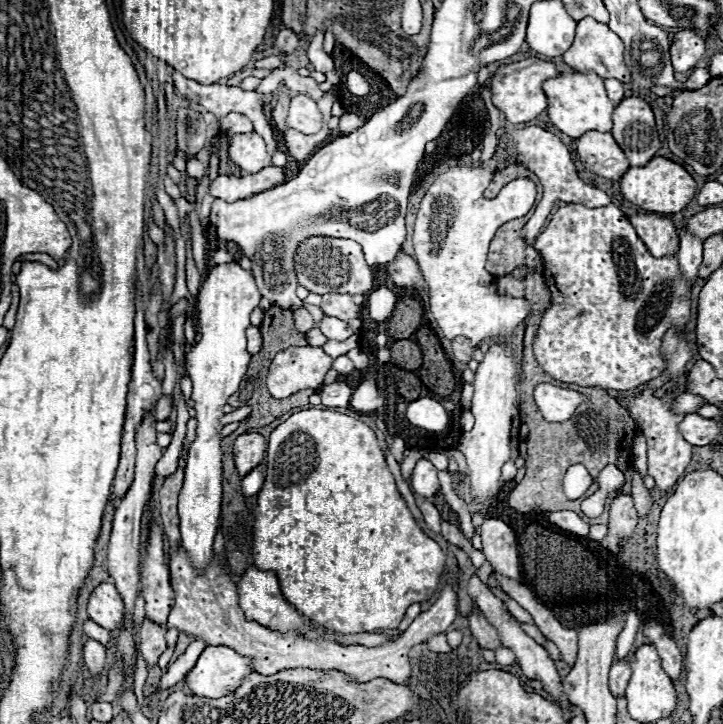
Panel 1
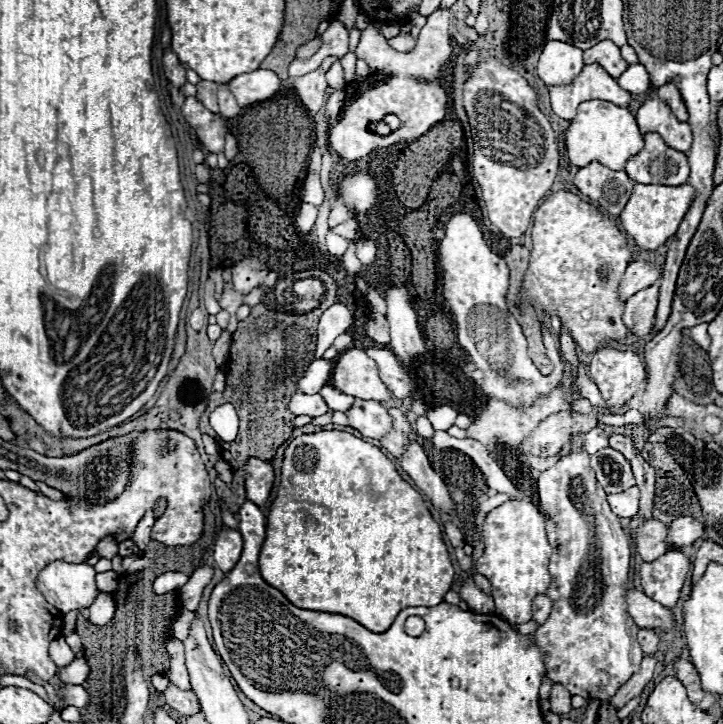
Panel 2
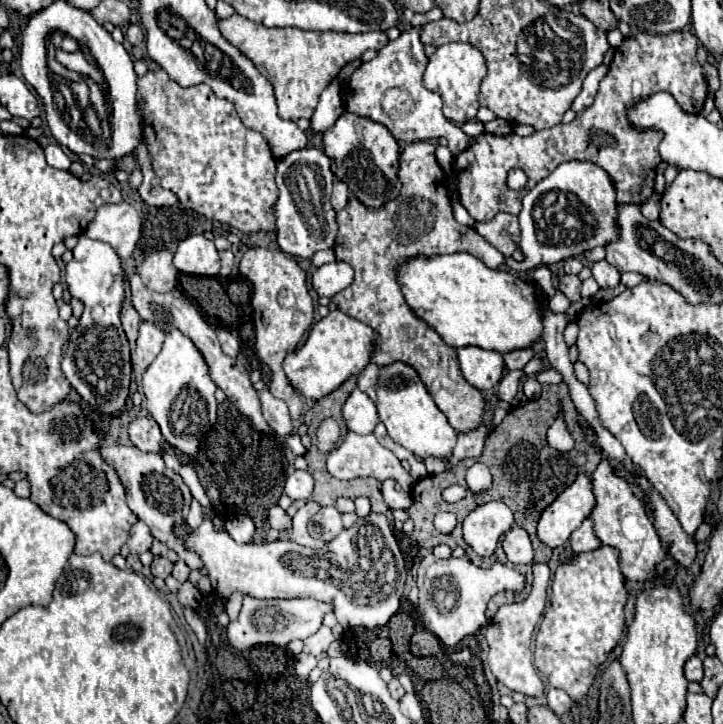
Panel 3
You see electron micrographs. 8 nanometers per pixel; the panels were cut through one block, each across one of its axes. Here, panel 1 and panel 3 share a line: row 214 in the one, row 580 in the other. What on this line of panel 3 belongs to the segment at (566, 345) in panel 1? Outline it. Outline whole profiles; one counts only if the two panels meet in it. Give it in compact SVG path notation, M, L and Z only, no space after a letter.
M602 544L596 550L572 554L566 562L558 564L550 606L544 612L534 650L534 664L552 688L564 690L576 702L588 694L600 666L624 638L626 602L628 590L620 570L620 552L614 546Z

